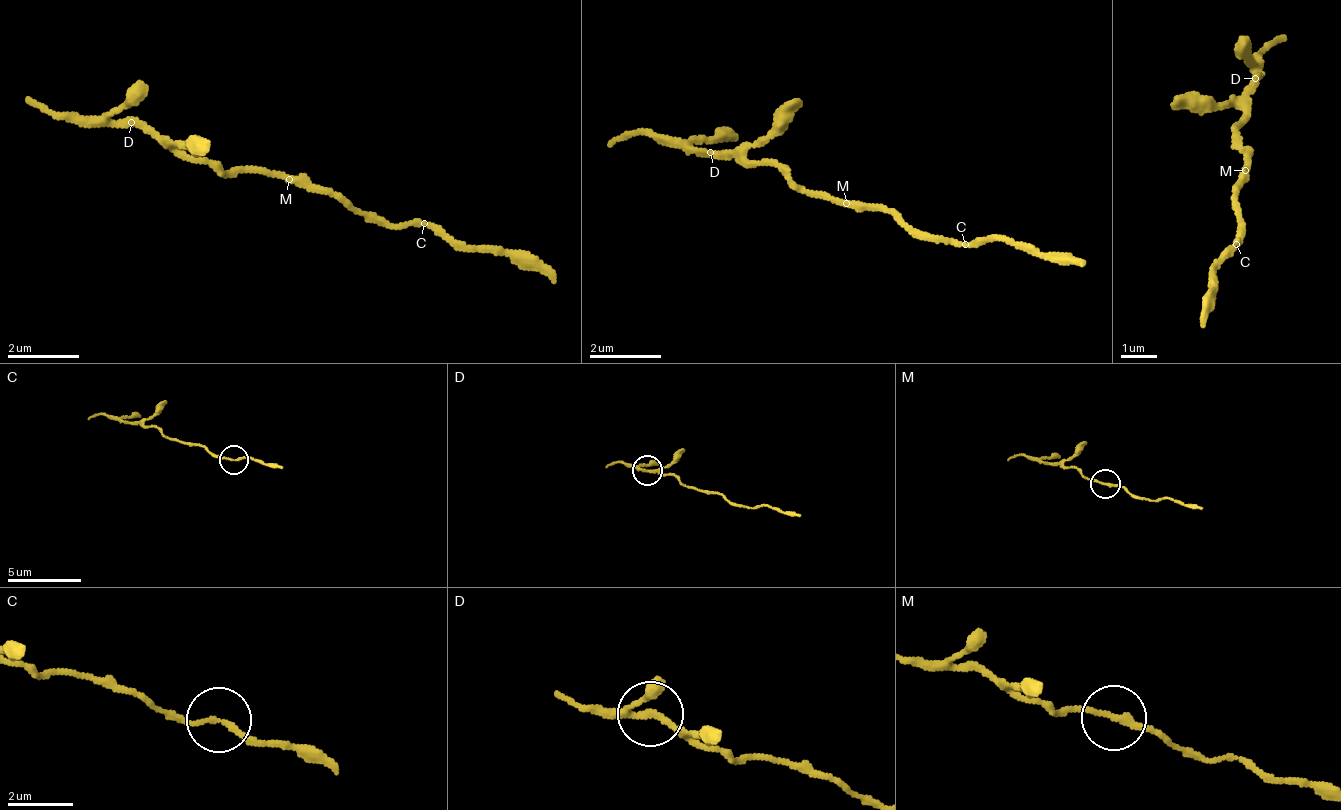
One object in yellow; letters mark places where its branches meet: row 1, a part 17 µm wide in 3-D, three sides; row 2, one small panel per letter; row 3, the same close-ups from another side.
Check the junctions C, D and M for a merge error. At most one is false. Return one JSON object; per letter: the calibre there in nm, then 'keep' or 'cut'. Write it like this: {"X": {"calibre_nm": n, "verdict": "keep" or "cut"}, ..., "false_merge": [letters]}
{"C": {"calibre_nm": 140, "verdict": "keep"}, "D": {"calibre_nm": 170, "verdict": "keep"}, "M": {"calibre_nm": 190, "verdict": "keep"}, "false_merge": []}

